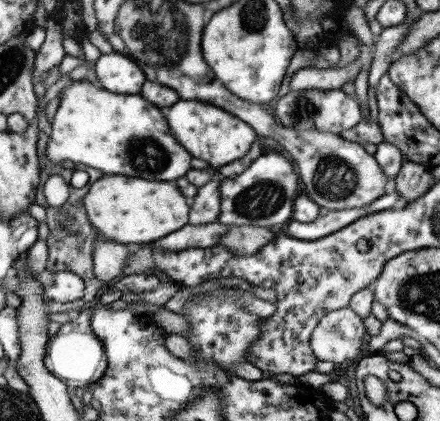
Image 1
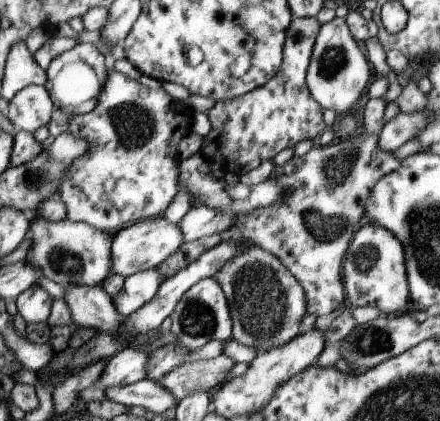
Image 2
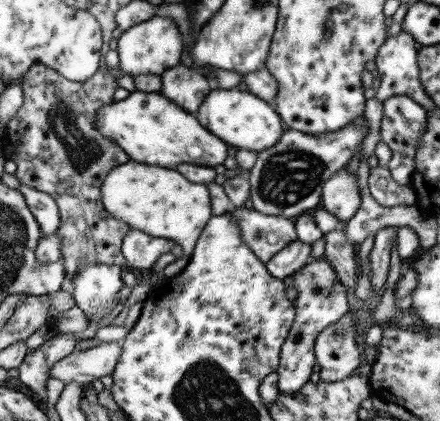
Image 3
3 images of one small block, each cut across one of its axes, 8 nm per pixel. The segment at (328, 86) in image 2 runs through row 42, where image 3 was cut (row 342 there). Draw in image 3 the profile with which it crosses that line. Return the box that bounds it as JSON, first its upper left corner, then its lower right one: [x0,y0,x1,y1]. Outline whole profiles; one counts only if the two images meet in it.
[313,310,361,382]

